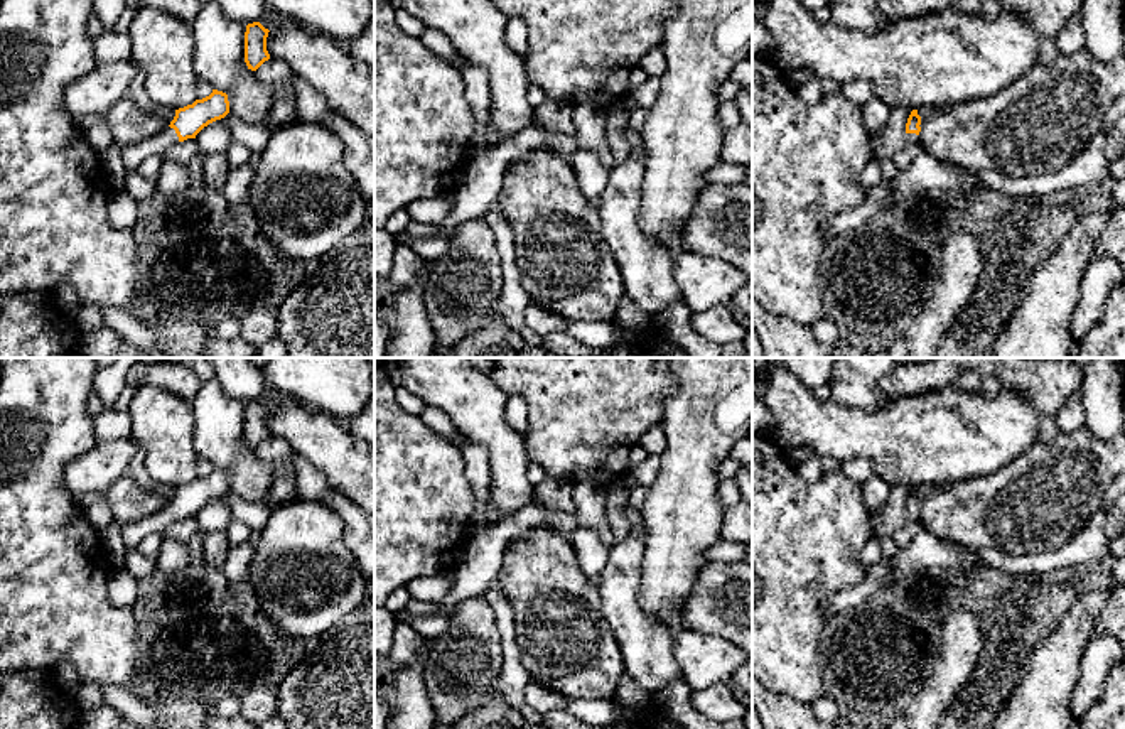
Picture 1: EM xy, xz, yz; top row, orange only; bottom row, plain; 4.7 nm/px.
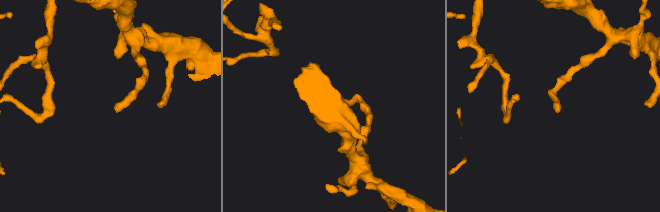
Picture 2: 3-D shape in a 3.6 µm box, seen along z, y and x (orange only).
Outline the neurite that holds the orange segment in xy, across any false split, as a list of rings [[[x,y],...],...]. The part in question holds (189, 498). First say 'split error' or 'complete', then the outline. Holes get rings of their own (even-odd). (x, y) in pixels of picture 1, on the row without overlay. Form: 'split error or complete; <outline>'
split error; [[[218,467],[192,483],[175,488],[170,503],[143,518],[142,521],[121,525],[125,547],[137,548],[150,533],[164,533],[165,528],[177,520],[196,516],[196,513],[209,501],[224,496],[229,491],[228,472]]]

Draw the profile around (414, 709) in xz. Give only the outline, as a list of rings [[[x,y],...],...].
[[[423,638],[417,658],[388,673],[386,680],[395,688],[396,704],[386,729],[435,729],[435,710],[423,682],[432,645],[432,638]]]

